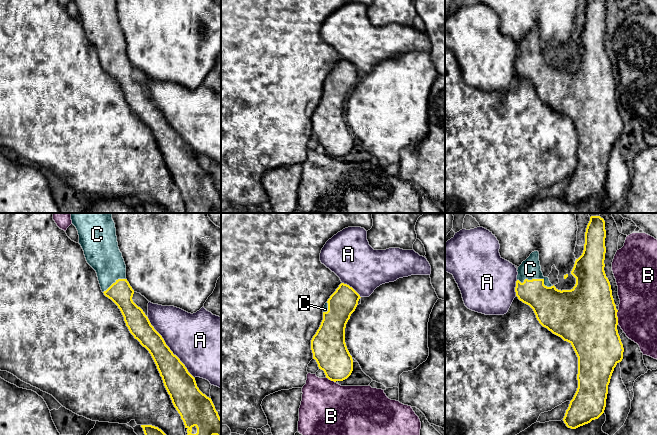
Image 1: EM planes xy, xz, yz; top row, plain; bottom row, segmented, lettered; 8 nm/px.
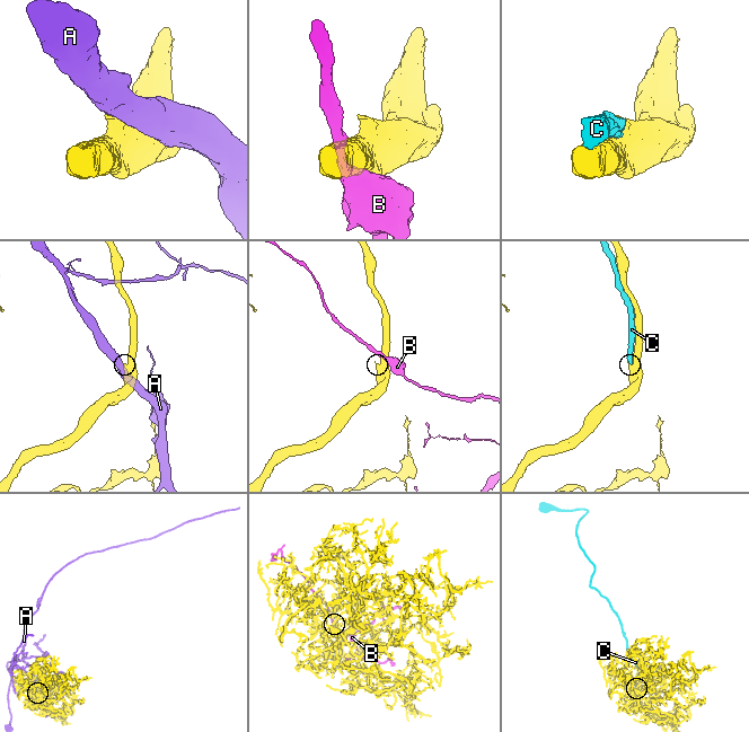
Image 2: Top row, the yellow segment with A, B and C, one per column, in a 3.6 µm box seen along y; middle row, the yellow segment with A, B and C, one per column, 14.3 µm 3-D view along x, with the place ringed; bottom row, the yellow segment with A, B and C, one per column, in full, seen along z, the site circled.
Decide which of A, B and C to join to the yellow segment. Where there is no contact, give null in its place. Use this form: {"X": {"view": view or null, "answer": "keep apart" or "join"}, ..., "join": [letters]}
{"A": {"view": "xy", "answer": "keep apart"}, "B": {"view": "yz", "answer": "keep apart"}, "C": {"view": "yz", "answer": "join"}, "join": ["C"]}

